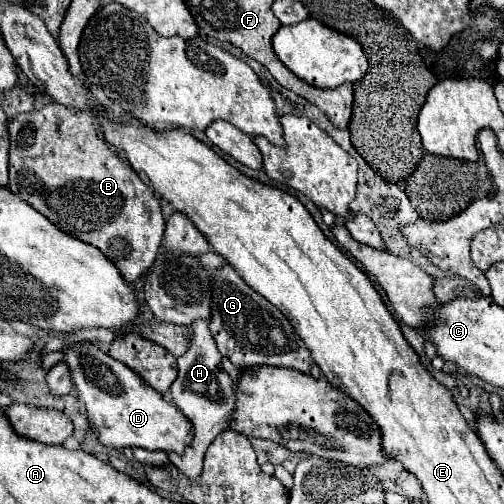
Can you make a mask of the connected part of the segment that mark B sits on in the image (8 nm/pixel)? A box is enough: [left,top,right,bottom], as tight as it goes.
[8,103,166,283]

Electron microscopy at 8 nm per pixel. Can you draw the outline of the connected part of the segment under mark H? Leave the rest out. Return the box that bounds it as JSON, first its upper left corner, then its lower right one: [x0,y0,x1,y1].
[170,321,234,479]

